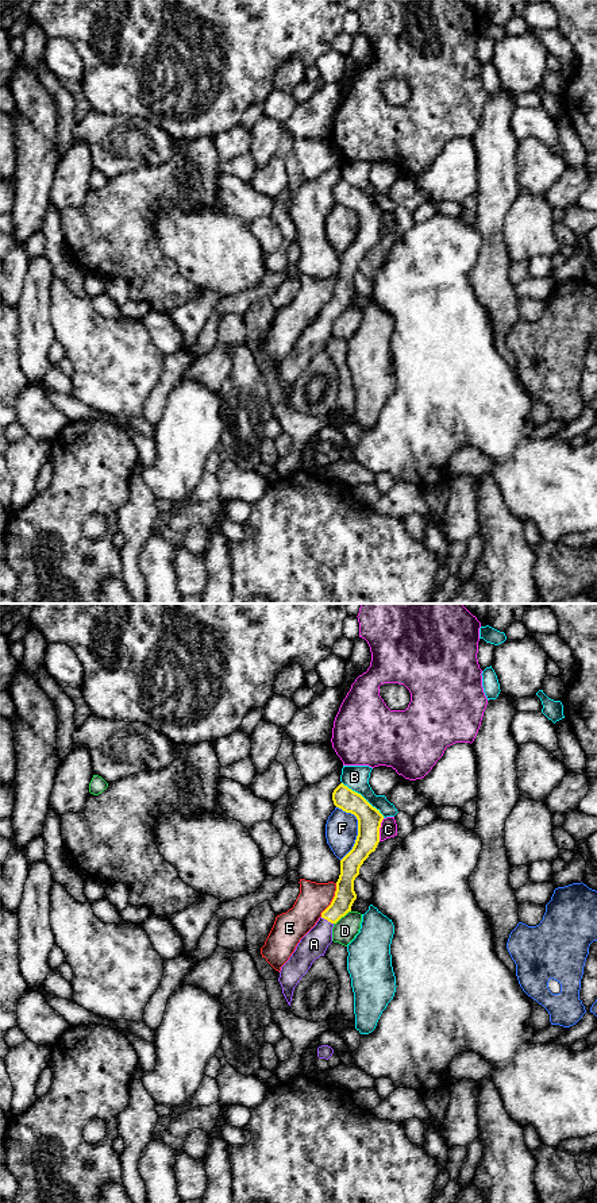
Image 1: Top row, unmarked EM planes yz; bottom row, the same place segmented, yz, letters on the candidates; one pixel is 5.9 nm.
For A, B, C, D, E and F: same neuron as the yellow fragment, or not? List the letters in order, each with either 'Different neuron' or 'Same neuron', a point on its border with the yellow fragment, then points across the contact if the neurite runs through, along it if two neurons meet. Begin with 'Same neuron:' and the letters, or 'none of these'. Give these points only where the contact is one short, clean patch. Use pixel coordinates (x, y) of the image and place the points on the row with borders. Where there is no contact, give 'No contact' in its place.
Same neuron: A
A: Same neuron. Touches yellow at yz (327, 920). Path across: yz (345, 895), (342, 903), (327, 920), (314, 944)
B: Different neuron. Touches yellow at yz (362, 797)
C: Different neuron. Touches yellow at yz (378, 829)
D: Different neuron. Touches yellow at yz (342, 916). Boundary: yz (350, 910), (334, 924)
E: Different neuron. Touches yellow at yz (332, 899)
F: Different neuron. Touches yellow at yz (358, 829)

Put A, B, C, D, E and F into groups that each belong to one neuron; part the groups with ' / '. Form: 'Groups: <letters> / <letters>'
Groups: A / B / C / D / E / F

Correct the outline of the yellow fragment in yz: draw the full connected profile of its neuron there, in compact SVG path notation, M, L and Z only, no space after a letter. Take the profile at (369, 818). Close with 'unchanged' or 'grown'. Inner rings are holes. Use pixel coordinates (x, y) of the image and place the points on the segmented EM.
M340 783L332 793L334 805L358 820L358 836L353 849L340 860L340 875L331 905L321 913L316 925L300 940L289 960L281 967L278 982L290 1006L294 987L308 972L312 963L324 956L332 942L334 925L351 911L357 899L354 880L359 868L380 843L384 816L361 794Z; grown

